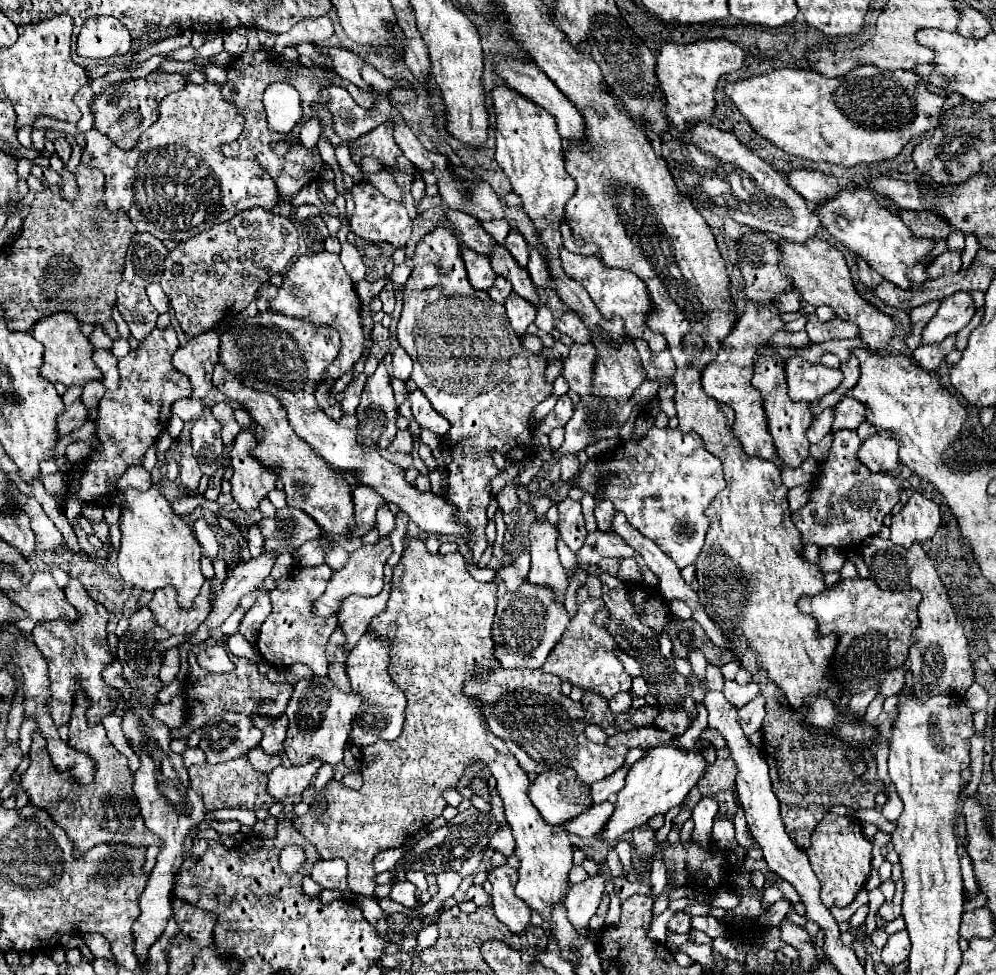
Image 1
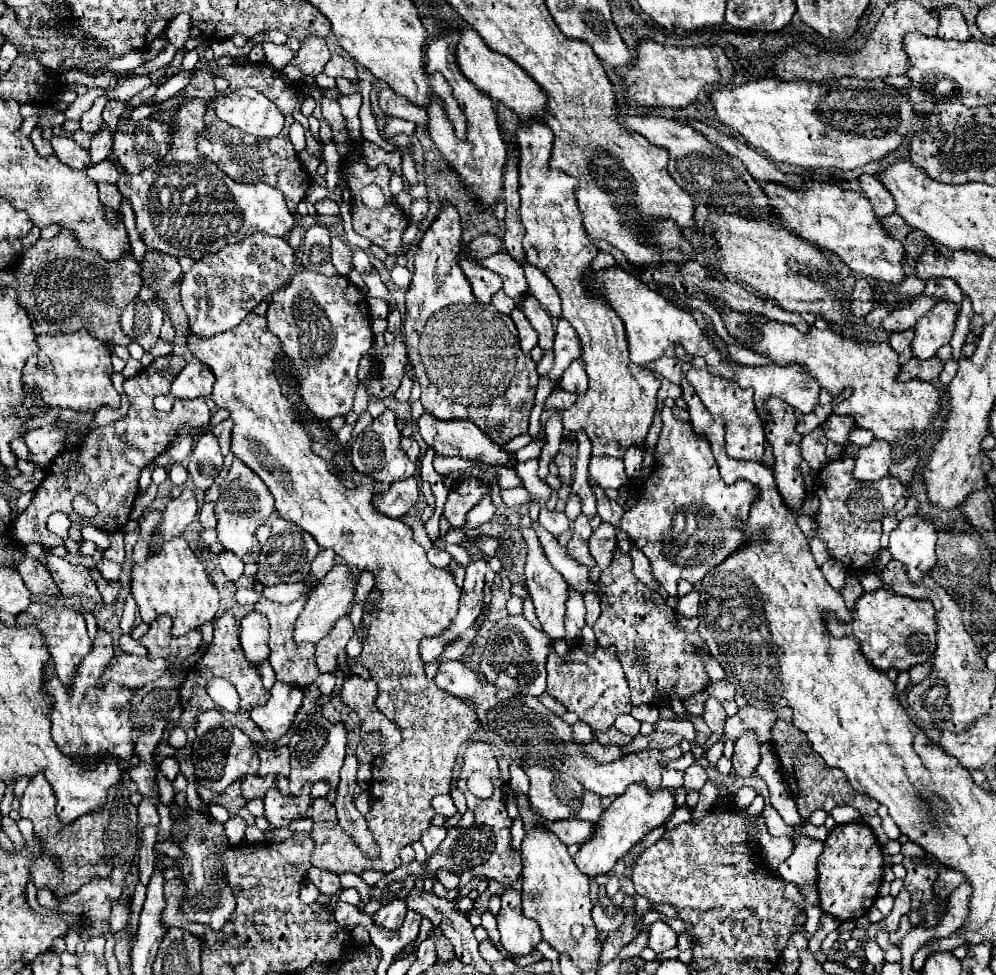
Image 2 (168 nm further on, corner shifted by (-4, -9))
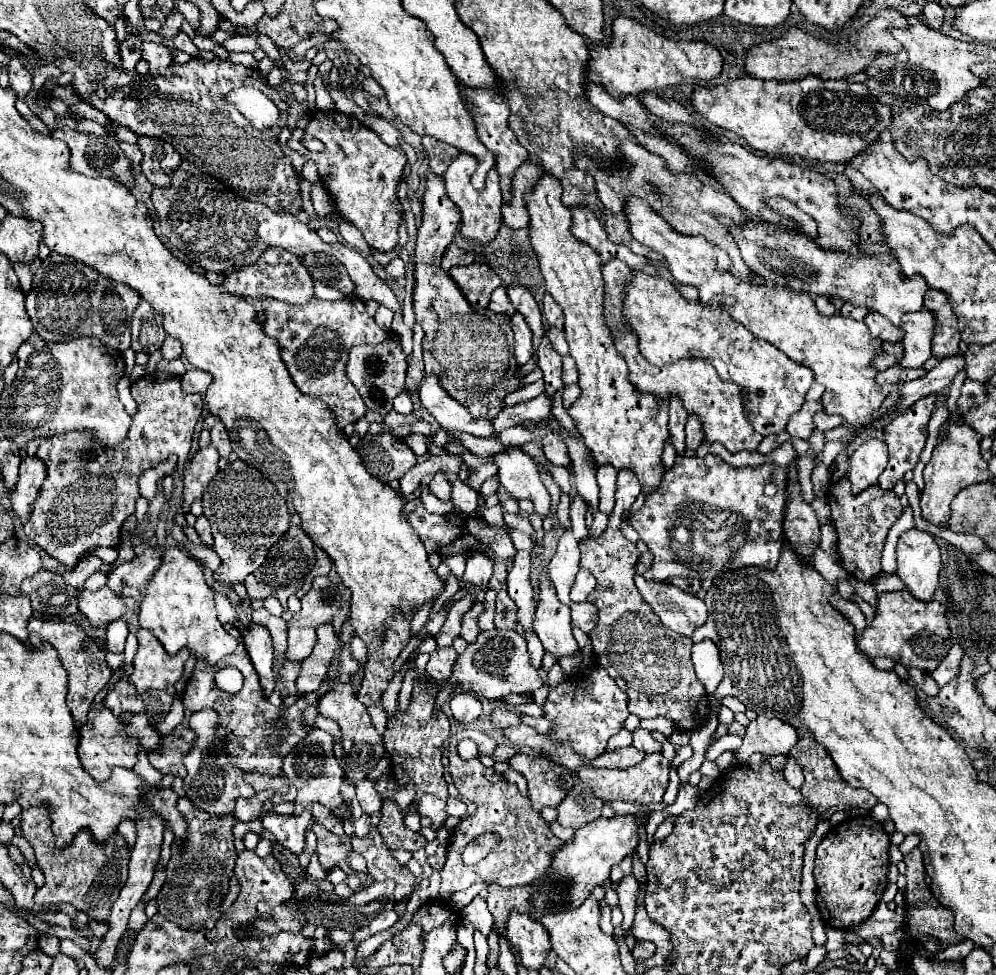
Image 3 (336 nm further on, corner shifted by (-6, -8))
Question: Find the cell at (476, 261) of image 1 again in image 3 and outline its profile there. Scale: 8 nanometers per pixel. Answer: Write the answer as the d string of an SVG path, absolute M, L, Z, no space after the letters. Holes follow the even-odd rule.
M471 263L465 267L451 267L449 277L457 281L457 287L471 303L471 307L485 309L489 305L489 297L493 289L501 285L501 279L493 273L493 269L485 263Z

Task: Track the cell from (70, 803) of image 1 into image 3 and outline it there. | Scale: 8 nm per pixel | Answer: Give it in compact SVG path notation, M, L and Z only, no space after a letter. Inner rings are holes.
M31 807L21 813L21 831L35 851L37 865L45 875L45 885L37 889L35 903L61 905L71 903L77 911L85 911L91 921L107 921L111 903L117 901L119 891L127 881L129 847L123 835L113 835L107 843L95 843L89 831L79 831L73 843L65 849L53 847L53 833L47 807Z

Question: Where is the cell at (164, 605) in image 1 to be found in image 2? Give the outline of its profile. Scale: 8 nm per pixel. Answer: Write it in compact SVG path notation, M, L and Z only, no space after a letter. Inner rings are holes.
M159 616L159 620L151 622L149 632L139 642L143 646L147 646L151 658L163 656L171 664L181 664L185 656L193 654L199 648L201 628L195 628L181 638L173 638L171 636L171 618L169 616Z

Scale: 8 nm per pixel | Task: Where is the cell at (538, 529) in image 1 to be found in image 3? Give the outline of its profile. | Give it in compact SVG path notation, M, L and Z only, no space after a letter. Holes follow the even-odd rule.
M541 573L539 581L535 633L541 639L545 651L555 657L555 663L559 663L561 657L573 657L579 653L579 645L571 633L569 607L557 599L555 587L547 573Z

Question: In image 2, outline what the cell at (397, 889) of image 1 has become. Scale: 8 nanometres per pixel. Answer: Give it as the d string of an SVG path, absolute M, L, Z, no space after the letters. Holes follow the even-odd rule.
M391 900L389 904L385 904L377 914L375 914L375 922L383 928L399 928L405 920L407 914L407 904L405 900Z

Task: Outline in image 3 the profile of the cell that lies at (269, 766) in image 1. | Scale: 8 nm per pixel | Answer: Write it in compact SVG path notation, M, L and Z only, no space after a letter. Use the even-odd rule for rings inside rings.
M263 791L263 793L255 793L251 799L239 799L237 807L233 811L233 817L237 821L253 821L263 813L263 803L269 801L273 797L271 791Z

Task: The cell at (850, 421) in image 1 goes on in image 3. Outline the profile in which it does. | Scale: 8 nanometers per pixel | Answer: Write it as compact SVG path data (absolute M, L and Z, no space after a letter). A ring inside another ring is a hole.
M817 411L817 415L813 419L815 419L815 427L819 431L829 431L829 429L833 429L833 427L843 423L841 415L827 415L825 411Z

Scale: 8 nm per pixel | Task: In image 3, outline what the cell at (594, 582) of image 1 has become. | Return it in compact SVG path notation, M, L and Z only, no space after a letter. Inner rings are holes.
M571 603L571 623L577 625L581 631L589 633L595 629L597 625L597 607L593 607L593 603Z

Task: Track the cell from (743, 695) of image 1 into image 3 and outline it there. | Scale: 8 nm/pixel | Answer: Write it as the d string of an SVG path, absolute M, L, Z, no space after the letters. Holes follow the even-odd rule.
M759 715L747 725L741 757L749 759L751 753L761 753L765 757L787 755L797 741L799 737L795 727L781 719L769 719L765 715Z

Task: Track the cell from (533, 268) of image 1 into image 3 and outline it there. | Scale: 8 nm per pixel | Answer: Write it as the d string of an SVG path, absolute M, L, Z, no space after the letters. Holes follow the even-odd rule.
M545 293L543 297L543 317L547 321L547 325L555 325L559 329L563 329L563 315L561 315L561 307L553 301L553 297L549 293Z

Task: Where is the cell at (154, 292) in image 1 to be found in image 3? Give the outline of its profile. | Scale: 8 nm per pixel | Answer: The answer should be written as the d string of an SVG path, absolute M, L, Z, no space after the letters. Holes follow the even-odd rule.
M167 337L167 339L163 341L161 355L163 355L163 359L167 359L167 361L179 359L179 357L181 357L181 343L177 343L177 339L173 339L173 337Z

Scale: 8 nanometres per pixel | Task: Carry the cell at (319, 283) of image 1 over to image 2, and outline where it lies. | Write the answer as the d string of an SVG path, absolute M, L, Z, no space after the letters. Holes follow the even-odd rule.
M311 270L297 272L291 278L291 284L279 288L269 302L267 308L267 322L269 330L281 340L283 352L291 358L295 376L301 382L299 394L307 408L321 420L331 420L333 416L345 416L353 406L353 394L357 388L357 368L359 360L369 352L373 344L373 330L369 324L369 310L367 300L361 290L345 276L323 276Z

